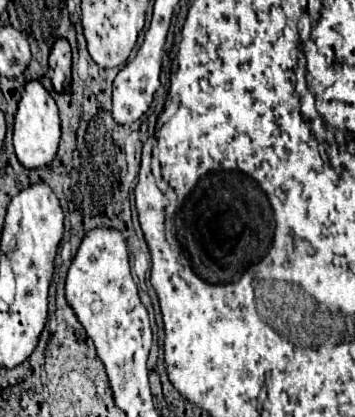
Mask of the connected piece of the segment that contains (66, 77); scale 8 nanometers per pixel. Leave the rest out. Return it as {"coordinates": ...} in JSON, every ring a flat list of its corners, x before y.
{"coordinates":[[60,39,54,43,54,47,50,51,50,73,48,73,56,93,64,93,70,89,70,85,72,85,70,65,72,65,70,45,64,39]]}

